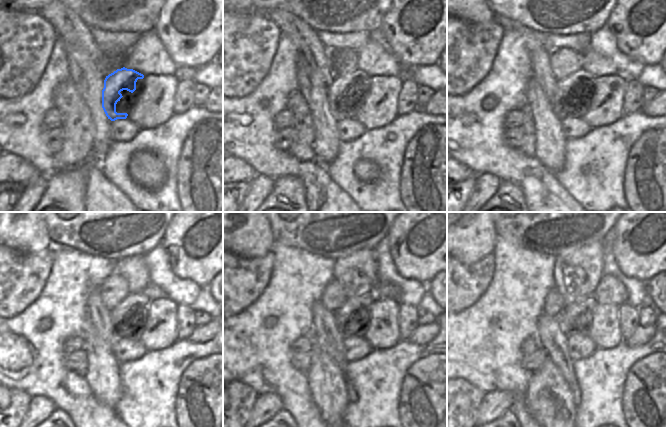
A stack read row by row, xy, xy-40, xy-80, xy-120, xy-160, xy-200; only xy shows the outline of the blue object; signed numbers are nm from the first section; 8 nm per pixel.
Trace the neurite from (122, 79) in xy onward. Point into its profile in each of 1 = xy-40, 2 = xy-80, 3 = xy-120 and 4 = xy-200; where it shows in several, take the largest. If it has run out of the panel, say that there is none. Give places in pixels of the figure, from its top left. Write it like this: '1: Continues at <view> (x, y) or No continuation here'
1: Continues at xy-40 (340, 86)
2: Continues at xy-80 (564, 87)
3: Continues at xy-120 (137, 301)
4: Continues at xy-200 (587, 306).

